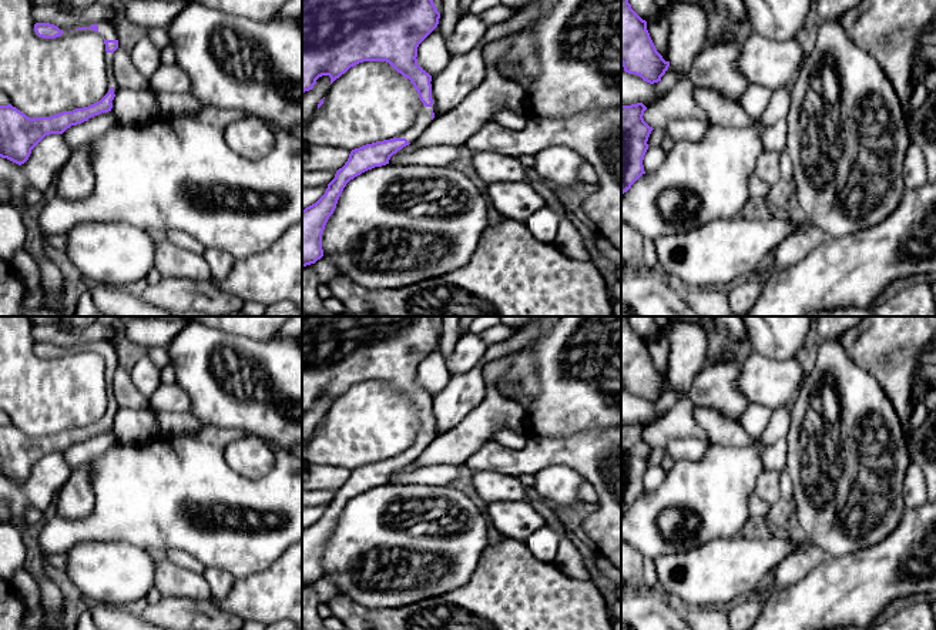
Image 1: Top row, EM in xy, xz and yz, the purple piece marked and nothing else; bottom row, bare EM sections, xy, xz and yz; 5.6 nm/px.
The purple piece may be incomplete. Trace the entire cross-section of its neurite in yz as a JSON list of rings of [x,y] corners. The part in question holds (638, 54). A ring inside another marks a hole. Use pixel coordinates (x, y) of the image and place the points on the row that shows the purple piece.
[[[621,0],[621,64],[625,73],[640,76],[650,84],[661,81],[670,67],[670,61],[657,51],[647,30],[647,21],[631,9],[628,0]]]

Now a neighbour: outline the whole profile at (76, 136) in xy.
[[[111,111],[101,113],[98,115],[88,118],[81,124],[71,125],[63,133],[63,137],[73,153],[83,144],[91,143],[115,124],[117,118]]]

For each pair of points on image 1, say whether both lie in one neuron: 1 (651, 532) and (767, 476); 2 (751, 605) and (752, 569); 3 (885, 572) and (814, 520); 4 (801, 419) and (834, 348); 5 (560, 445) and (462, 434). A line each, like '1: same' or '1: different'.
1: different
2: different
3: different
4: same
5: different

